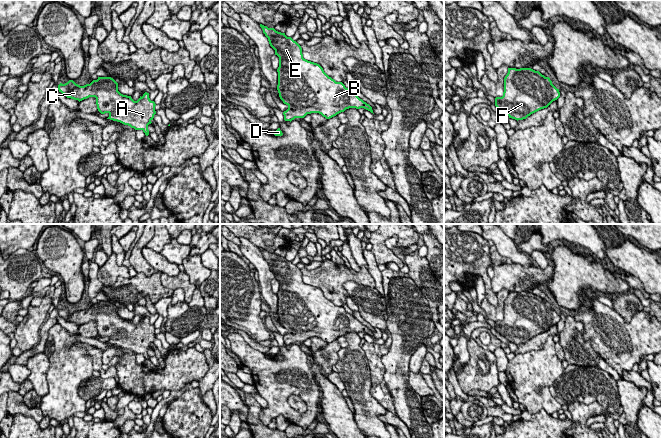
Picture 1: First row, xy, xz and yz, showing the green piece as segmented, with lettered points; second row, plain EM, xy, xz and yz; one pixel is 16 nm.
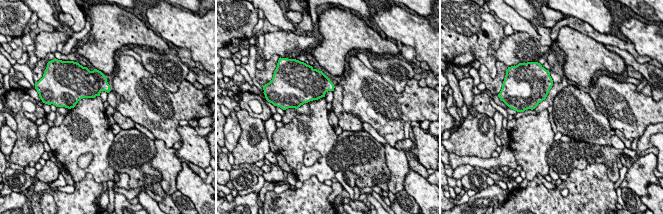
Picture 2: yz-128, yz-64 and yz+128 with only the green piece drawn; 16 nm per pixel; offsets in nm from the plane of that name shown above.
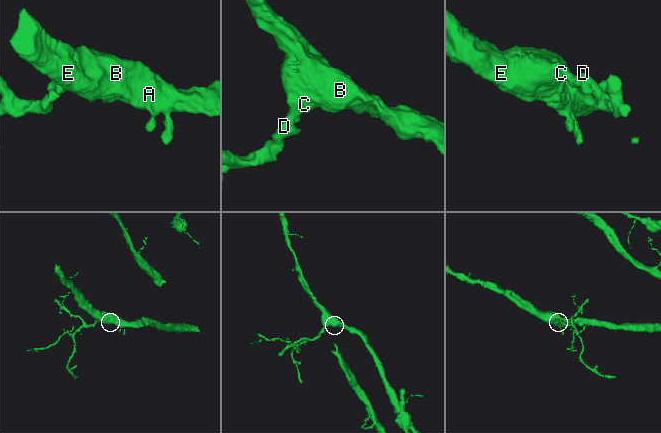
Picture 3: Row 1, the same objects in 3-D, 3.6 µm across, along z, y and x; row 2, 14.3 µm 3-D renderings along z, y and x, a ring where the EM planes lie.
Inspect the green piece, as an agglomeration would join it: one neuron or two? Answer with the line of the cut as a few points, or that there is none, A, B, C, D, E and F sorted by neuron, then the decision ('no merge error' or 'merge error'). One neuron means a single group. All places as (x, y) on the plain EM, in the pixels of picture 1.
no cut | A B C D E F | no merge error

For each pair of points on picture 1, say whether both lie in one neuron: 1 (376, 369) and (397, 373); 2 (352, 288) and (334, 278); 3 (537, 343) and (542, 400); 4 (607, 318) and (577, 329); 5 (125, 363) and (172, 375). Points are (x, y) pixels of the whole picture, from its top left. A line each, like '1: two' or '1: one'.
1: two
2: two
3: two
4: two
5: one

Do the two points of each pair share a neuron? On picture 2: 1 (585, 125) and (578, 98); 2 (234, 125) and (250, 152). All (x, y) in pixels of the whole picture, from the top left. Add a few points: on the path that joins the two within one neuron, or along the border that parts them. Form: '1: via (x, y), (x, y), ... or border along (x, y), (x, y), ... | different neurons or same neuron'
1: via (578, 118), (578, 105) | same neuron
2: border along (237, 111), (240, 136), (232, 153) | different neurons

